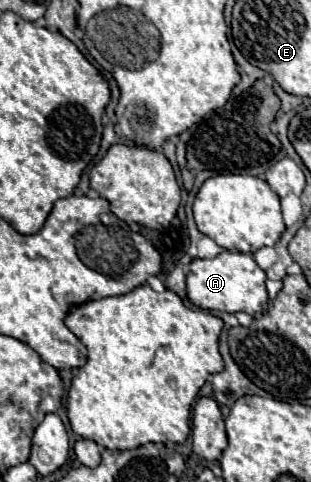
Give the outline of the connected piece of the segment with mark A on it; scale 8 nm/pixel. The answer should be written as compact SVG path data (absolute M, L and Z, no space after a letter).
M224 250L216 258L200 260L194 258L188 266L186 274L186 292L188 300L204 310L222 310L222 312L246 312L250 316L260 314L268 308L268 292L266 292L266 274L250 254Z

